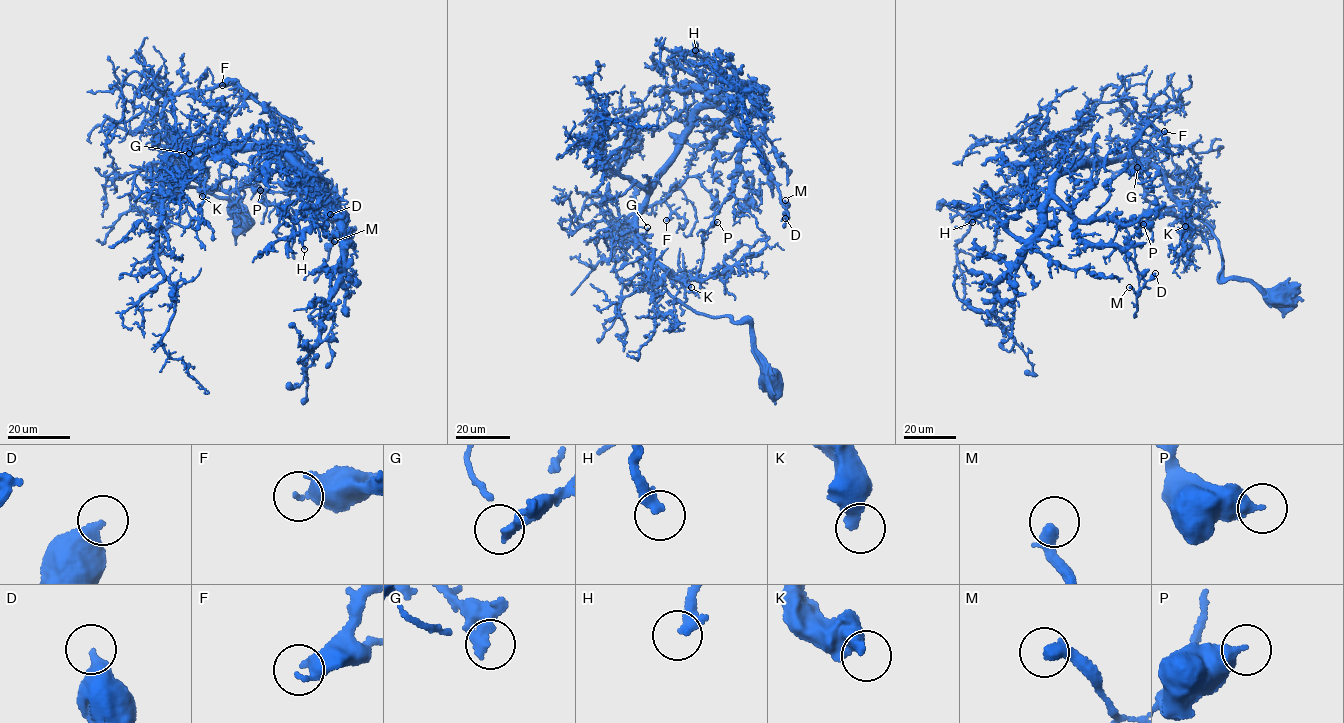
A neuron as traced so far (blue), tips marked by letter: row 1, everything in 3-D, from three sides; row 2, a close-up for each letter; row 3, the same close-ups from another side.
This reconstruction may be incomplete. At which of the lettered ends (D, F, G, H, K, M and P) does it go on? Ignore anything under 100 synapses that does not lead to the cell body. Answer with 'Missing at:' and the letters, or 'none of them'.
Missing at: K

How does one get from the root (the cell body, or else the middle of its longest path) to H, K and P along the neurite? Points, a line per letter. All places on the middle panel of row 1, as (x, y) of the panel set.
H: (772, 379), (752, 326), (680, 303), (638, 245), (638, 213), (691, 116), (743, 88), (695, 50)
K: (772, 379), (776, 372), (755, 347), (752, 326), (685, 307), (663, 285), (656, 266), (691, 287)
P: (772, 379), (752, 326), (680, 303), (638, 245), (646, 196), (710, 106), (742, 135), (717, 222)

